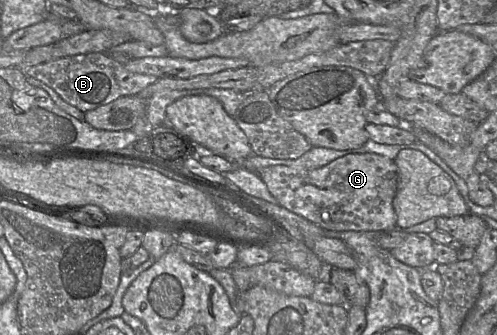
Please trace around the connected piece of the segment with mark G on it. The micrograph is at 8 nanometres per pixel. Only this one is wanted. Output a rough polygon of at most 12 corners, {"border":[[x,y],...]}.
{"border":[[375,153],[256,173],[324,230],[391,231],[398,167]]}

